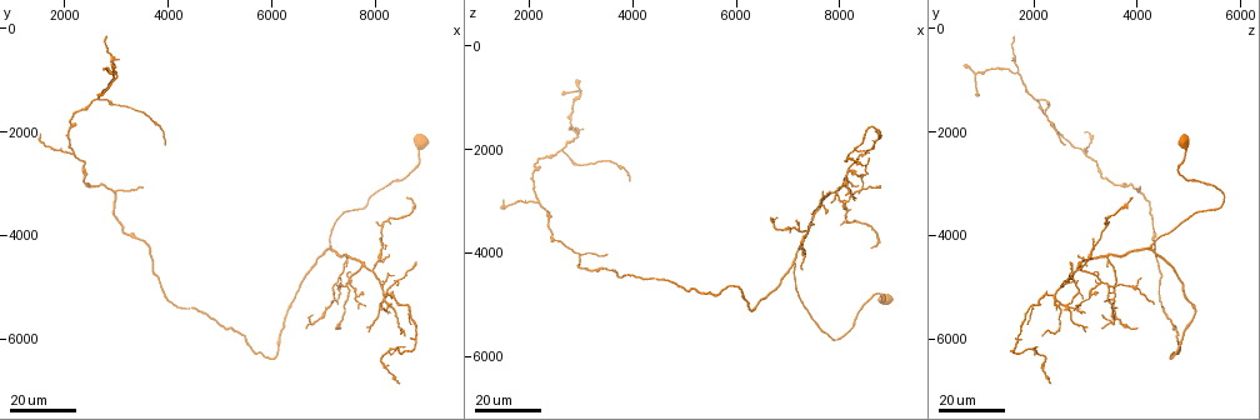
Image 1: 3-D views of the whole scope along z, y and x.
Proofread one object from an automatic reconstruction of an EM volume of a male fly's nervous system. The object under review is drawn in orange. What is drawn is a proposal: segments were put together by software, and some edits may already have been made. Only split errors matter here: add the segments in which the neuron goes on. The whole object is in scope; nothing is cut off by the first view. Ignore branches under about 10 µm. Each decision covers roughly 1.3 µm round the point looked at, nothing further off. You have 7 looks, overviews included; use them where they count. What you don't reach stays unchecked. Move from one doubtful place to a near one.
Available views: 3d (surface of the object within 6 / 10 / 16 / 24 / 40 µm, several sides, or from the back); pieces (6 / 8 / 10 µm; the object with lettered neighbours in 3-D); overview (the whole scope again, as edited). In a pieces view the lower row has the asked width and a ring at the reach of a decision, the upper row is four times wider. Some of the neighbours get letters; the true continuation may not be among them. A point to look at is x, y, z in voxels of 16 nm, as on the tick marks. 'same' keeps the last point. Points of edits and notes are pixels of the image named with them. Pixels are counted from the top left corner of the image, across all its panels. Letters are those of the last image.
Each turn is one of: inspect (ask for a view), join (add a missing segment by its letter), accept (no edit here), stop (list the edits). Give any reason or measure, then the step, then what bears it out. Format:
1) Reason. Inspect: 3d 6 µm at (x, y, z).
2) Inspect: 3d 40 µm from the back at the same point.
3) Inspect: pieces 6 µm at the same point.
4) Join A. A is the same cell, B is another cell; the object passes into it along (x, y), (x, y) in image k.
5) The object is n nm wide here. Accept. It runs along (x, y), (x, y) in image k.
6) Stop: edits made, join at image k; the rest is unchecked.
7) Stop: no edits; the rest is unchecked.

Branch stops here. Inspect: 3d 24 µm at (8800, 4550, 2700).

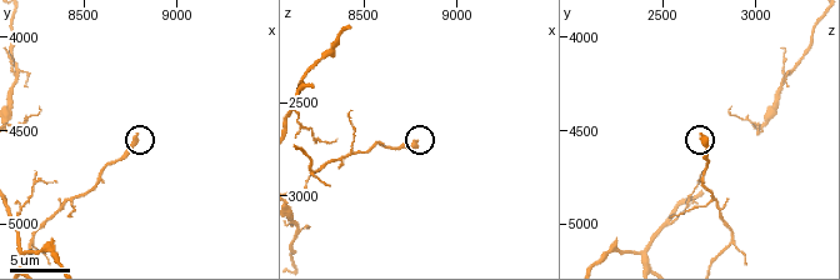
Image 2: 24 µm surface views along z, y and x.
Inspect: pieces 6 µm at (8780, 4540, 2720).

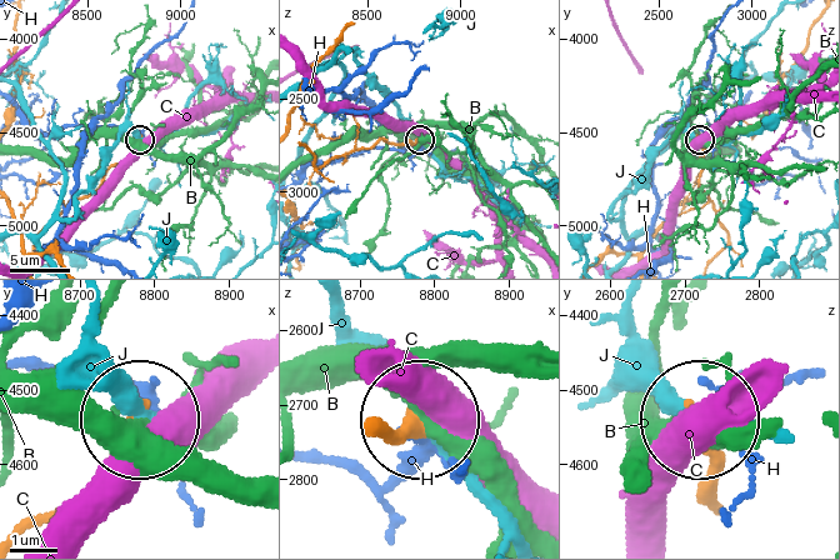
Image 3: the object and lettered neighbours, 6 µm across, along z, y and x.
The object is 330 nm wide here. Accept. B, C, H and J are other cells; no lettered segment goes on from it.

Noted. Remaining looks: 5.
An open end. Inspect: 3d 16 µm at (3900, 2250, 2650).

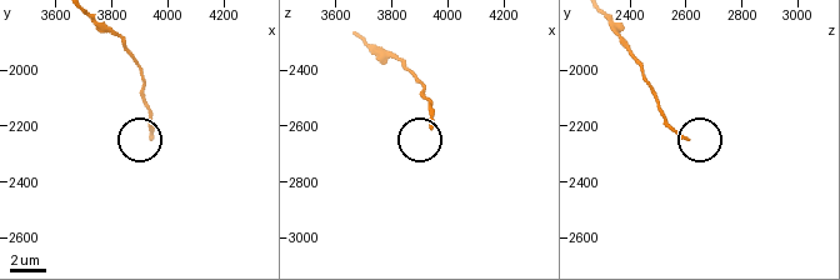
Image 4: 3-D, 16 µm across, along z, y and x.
Zoom in. Inspect: 3d 6 µm at (3940, 2240, 2600).

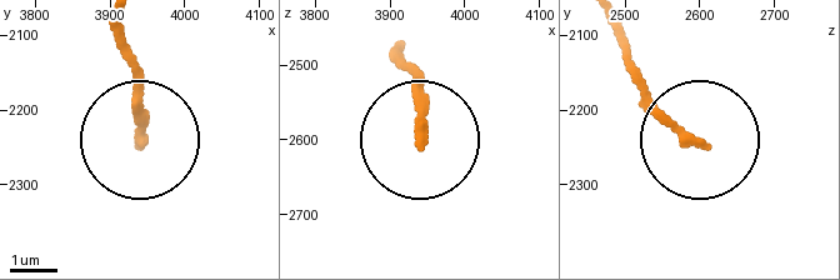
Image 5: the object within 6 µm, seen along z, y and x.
What lies round it. Inspect: pieces 8 µm at (3945, 2240, 2595).

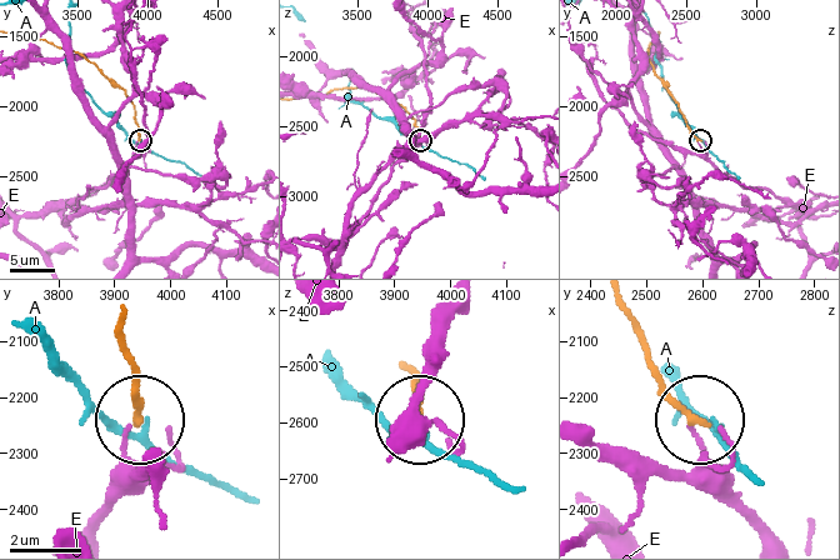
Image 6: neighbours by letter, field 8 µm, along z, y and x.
The object is 190 nm wide here. Accept. A and E are other cells; no lettered segment goes on from it.

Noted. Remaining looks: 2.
Thin end. Inspect: 3d 24 µm at (3550, 3100, 4050).

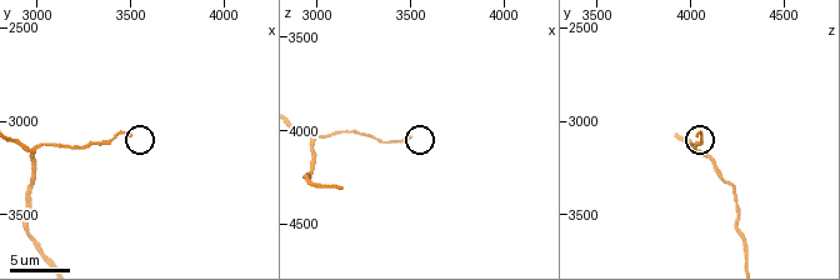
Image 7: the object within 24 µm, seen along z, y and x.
Inspect: pieces 8 µm at (3500, 3080, 4040).

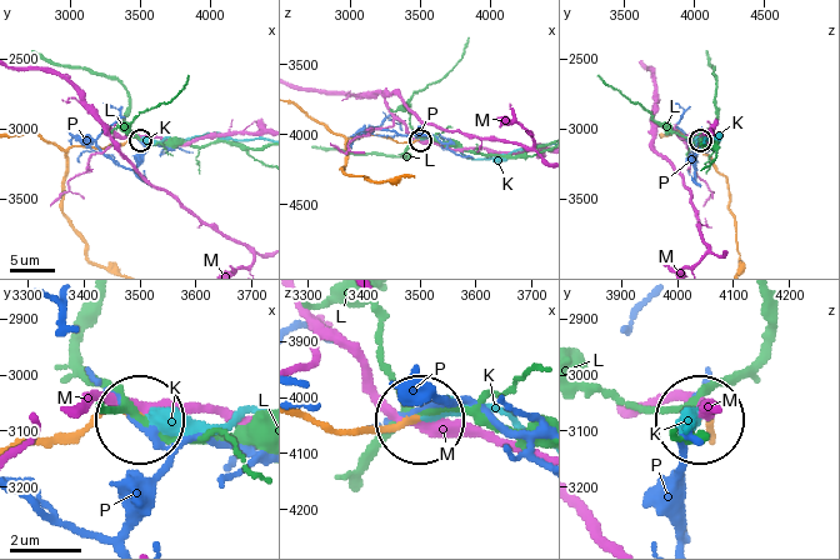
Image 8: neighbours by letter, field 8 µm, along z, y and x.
Join K. K is the same cell, L, M and P are other cells; it goes on there.

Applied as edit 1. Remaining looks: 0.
Stop: edits made, join at image 8; the rest is unchecked.

